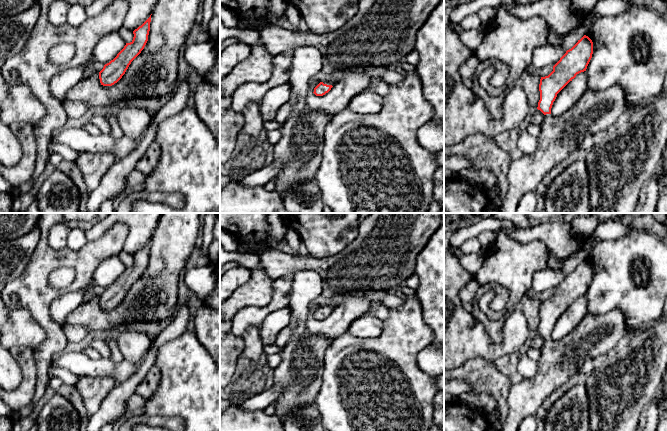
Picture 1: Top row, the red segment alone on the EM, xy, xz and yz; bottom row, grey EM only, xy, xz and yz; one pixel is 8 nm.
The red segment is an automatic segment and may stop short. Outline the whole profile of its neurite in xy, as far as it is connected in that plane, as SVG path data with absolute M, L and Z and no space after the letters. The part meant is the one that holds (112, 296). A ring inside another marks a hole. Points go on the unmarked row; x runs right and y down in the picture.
M151 239L141 250L133 255L133 264L130 267L126 267L117 280L104 289L103 293L99 296L101 309L112 310L122 302L131 286L144 273L148 265L150 246Z

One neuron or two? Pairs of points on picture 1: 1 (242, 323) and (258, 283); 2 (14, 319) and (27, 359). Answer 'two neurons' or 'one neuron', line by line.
1: two neurons
2: two neurons

